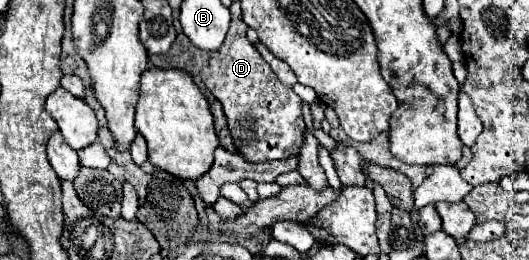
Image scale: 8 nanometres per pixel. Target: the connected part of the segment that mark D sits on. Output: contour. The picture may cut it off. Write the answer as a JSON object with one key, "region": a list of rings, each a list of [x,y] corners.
{"region":[[[231,20],[221,50],[205,52],[197,50],[177,26],[177,38],[171,50],[161,56],[151,56],[149,60],[157,68],[179,68],[205,82],[211,94],[221,102],[235,146],[245,160],[265,162],[295,156],[307,132],[301,114],[301,98],[277,80],[259,50],[245,38],[245,30],[247,24],[243,20]]]}

